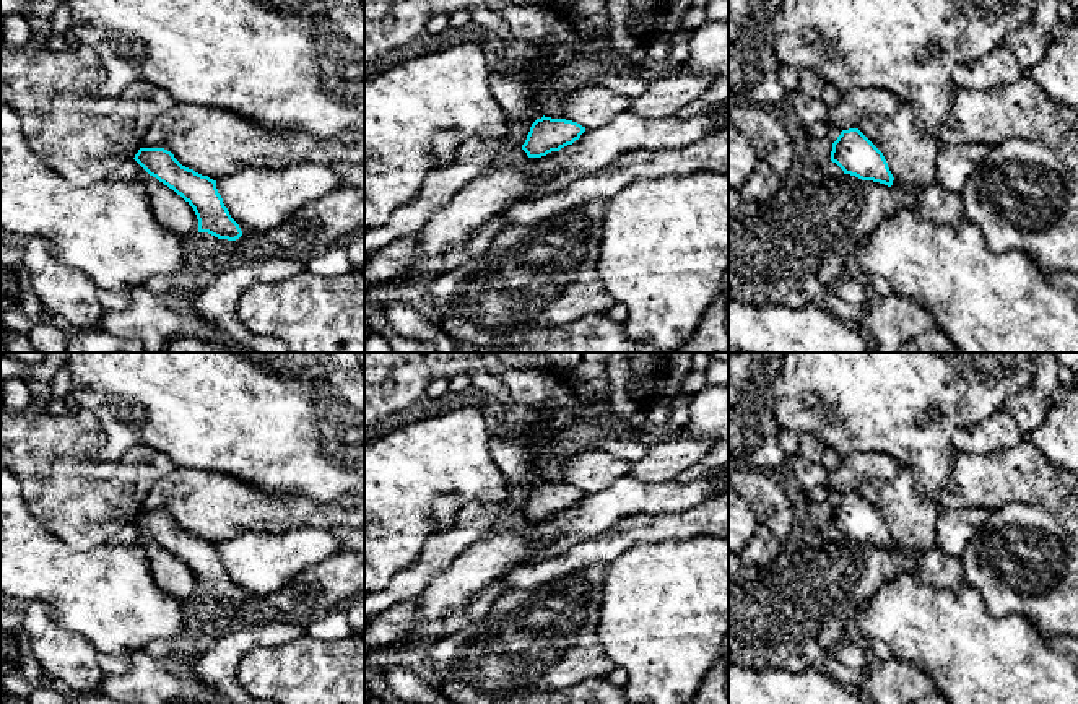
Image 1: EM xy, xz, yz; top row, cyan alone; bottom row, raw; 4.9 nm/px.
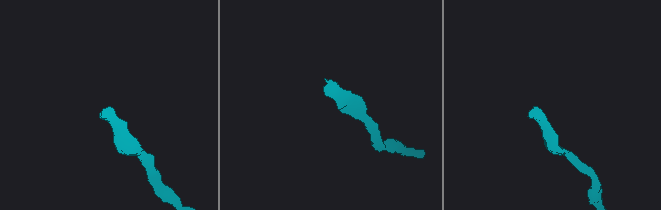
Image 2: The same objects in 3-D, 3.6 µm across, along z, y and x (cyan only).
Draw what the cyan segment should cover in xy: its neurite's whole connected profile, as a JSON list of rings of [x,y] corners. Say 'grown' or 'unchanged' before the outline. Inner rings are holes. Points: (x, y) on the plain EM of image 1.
unchanged; [[[140,512],[133,522],[150,540],[172,553],[195,576],[198,597],[236,605],[242,600],[216,553],[216,545],[182,530],[164,512]]]

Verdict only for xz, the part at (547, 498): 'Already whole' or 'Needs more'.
Already whole

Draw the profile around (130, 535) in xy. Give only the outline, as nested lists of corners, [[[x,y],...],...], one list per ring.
[[[135,524],[120,528],[106,545],[145,546],[151,576],[166,595],[176,598],[184,608],[192,598],[198,597],[198,584],[189,566],[150,540]]]

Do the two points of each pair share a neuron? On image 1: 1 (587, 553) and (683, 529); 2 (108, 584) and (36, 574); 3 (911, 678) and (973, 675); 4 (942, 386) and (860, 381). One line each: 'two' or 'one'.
1: one
2: one
3: two
4: one

